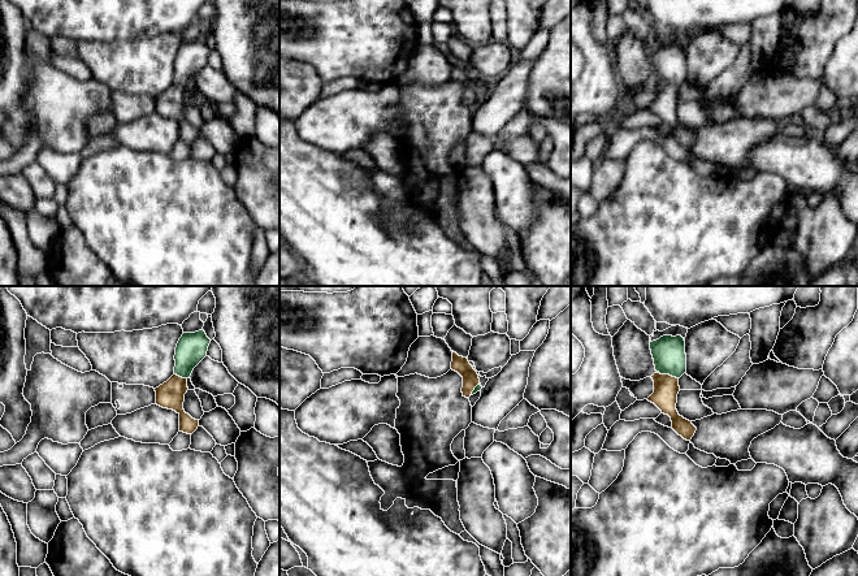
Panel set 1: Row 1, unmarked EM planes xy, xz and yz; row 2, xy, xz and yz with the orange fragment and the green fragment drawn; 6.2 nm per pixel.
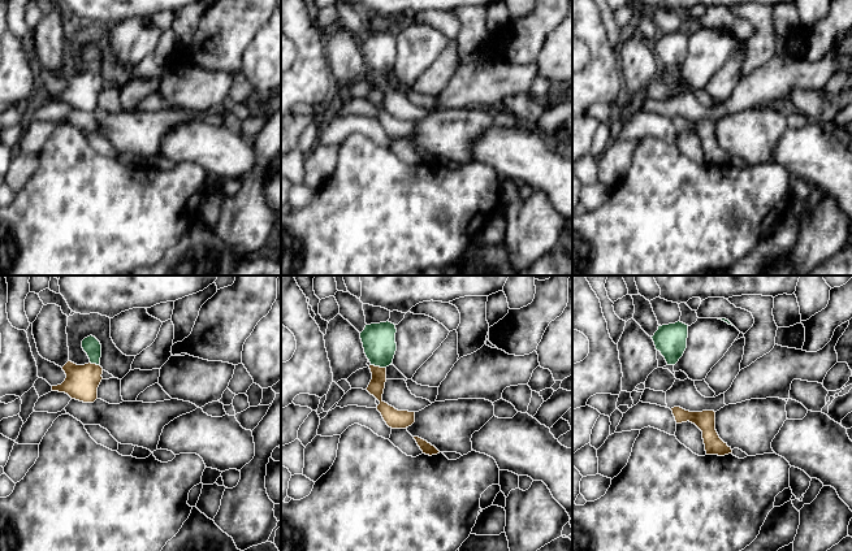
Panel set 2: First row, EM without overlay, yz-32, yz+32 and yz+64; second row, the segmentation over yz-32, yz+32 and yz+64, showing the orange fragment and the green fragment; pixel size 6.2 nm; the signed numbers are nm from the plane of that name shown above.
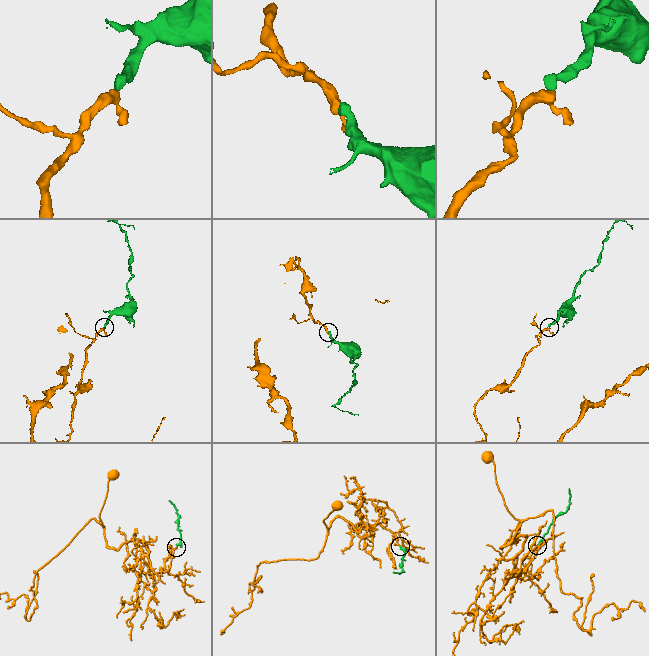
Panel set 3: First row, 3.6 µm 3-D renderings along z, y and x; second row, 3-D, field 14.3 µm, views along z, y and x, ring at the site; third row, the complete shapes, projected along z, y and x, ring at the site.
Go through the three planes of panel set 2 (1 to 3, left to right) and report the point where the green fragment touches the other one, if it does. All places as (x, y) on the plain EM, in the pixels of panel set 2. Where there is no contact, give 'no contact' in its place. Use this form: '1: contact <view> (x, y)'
1: contact yz-32 (95, 73)
2: contact yz+32 (379, 76)
3: no contact

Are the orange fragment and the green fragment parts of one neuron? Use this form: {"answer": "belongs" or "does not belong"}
{"answer": "belongs"}

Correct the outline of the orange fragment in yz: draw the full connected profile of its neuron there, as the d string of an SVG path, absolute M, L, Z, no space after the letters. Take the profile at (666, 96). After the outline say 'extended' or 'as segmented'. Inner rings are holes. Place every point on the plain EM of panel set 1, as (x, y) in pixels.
M663 44L650 51L655 82L654 101L647 107L672 130L672 138L684 148L690 150L697 137L679 124L676 118L680 100L679 87L686 81L685 49L681 44Z; extended

